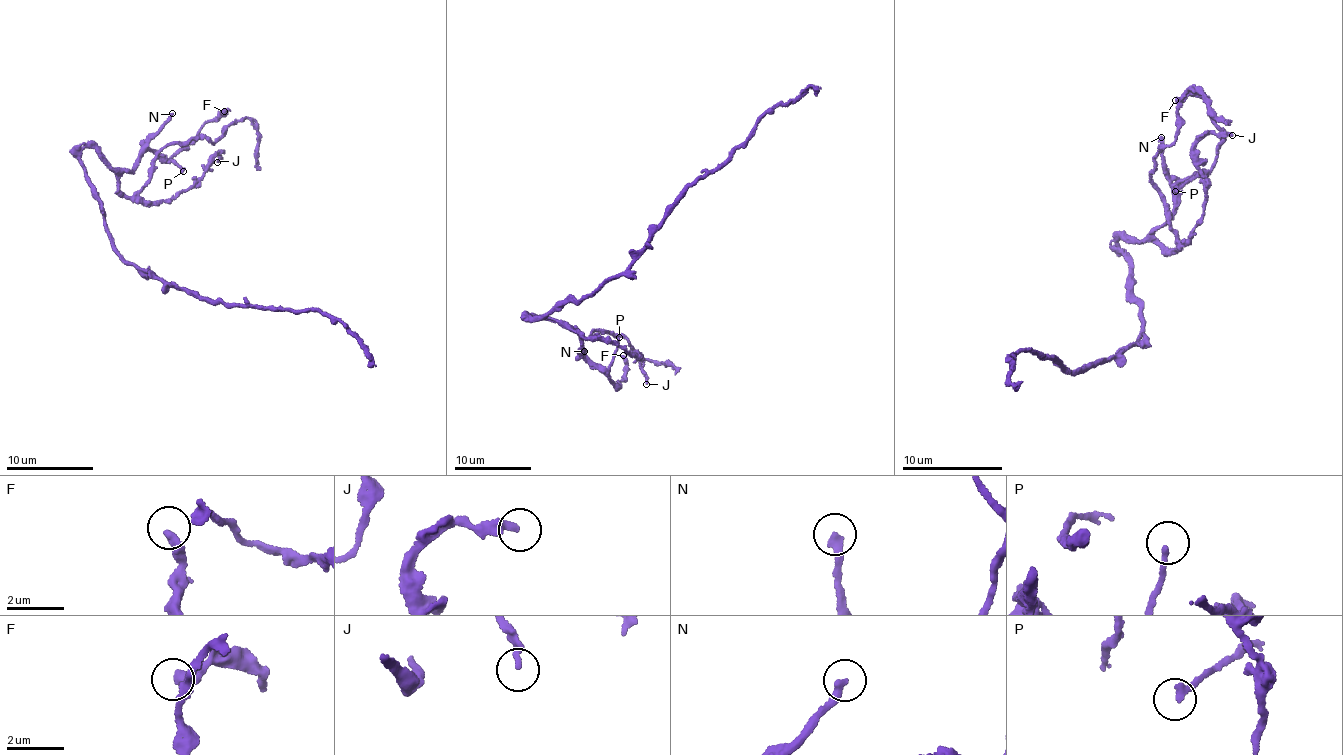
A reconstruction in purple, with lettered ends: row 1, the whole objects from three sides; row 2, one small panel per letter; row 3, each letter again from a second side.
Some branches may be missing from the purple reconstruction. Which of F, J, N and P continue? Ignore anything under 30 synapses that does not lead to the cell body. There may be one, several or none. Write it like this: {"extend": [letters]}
{"extend": ["P"]}

